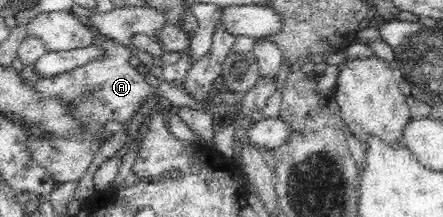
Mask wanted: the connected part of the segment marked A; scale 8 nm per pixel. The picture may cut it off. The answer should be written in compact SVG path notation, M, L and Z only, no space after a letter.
M101 37L94 45L104 49L102 60L80 66L75 70L64 72L58 78L43 81L36 85L35 90L42 96L63 96L71 102L71 106L80 116L88 116L95 123L118 121L128 123L141 108L142 102L157 92L152 85L146 83L143 74L138 72L131 49L110 38Z

